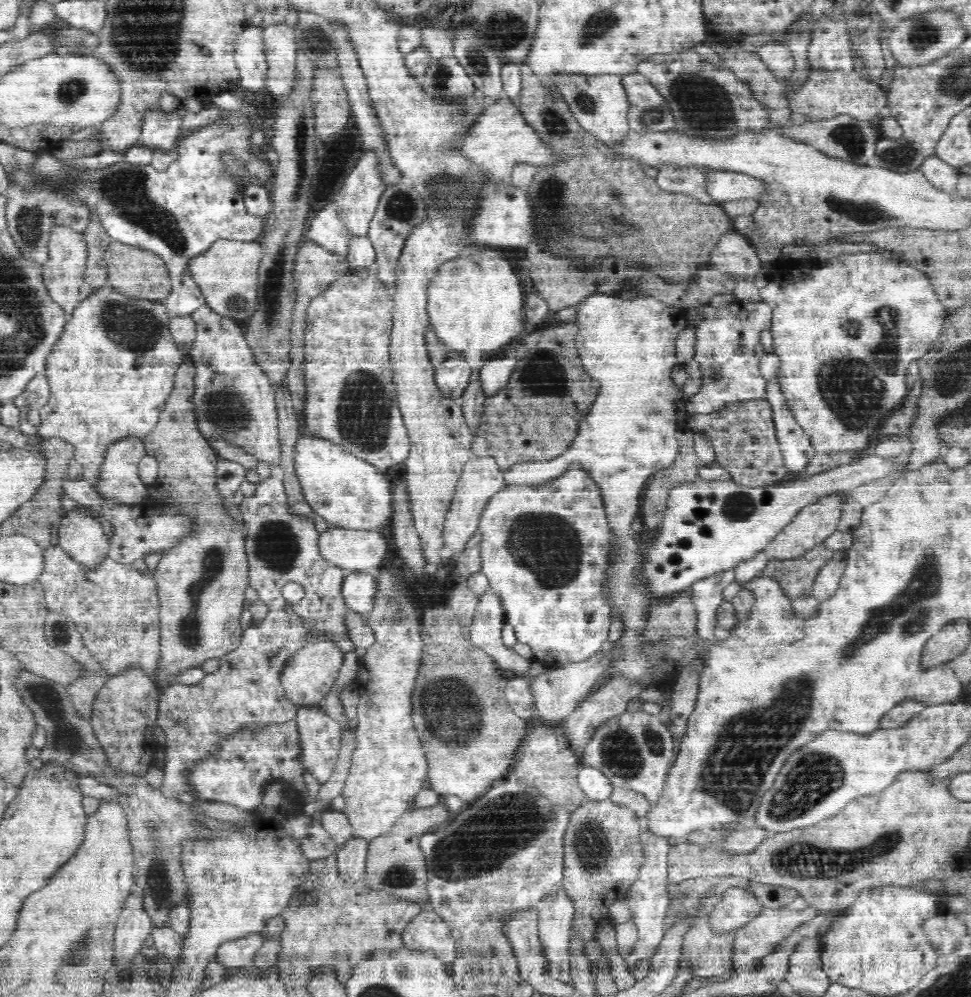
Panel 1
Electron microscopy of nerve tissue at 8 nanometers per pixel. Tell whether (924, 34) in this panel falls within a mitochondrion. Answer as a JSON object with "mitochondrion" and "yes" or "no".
{"mitochondrion":"yes"}

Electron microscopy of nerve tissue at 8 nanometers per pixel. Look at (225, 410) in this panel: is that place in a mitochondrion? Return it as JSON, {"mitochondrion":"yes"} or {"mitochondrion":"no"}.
{"mitochondrion":"yes"}

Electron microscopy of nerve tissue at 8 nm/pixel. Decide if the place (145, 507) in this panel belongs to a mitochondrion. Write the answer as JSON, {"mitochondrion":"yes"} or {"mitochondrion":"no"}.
{"mitochondrion":"no"}

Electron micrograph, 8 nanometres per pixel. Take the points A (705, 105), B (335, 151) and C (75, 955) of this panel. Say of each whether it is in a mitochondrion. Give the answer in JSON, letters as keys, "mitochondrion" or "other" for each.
{"A":"mitochondrion","B":"other","C":"mitochondrion"}

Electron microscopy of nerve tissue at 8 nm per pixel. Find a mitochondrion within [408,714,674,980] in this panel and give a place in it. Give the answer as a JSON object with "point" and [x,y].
{"point":[481,844]}

